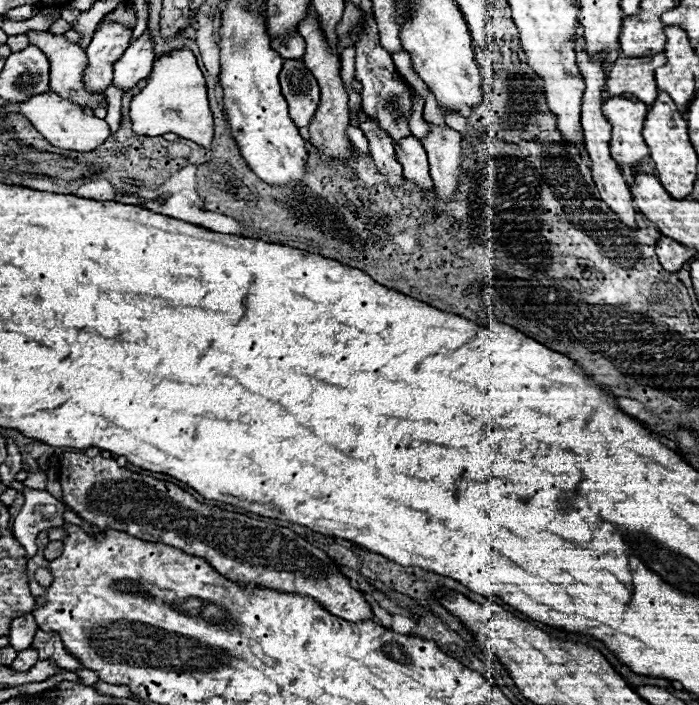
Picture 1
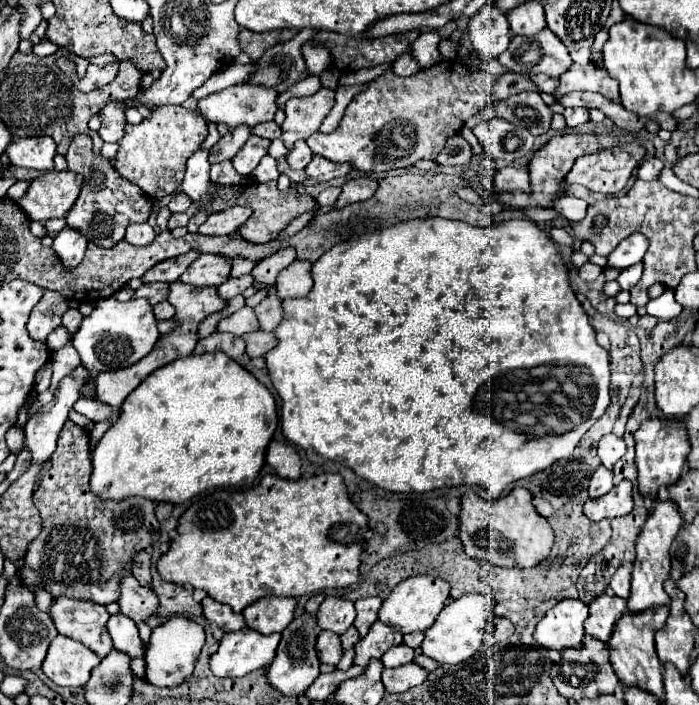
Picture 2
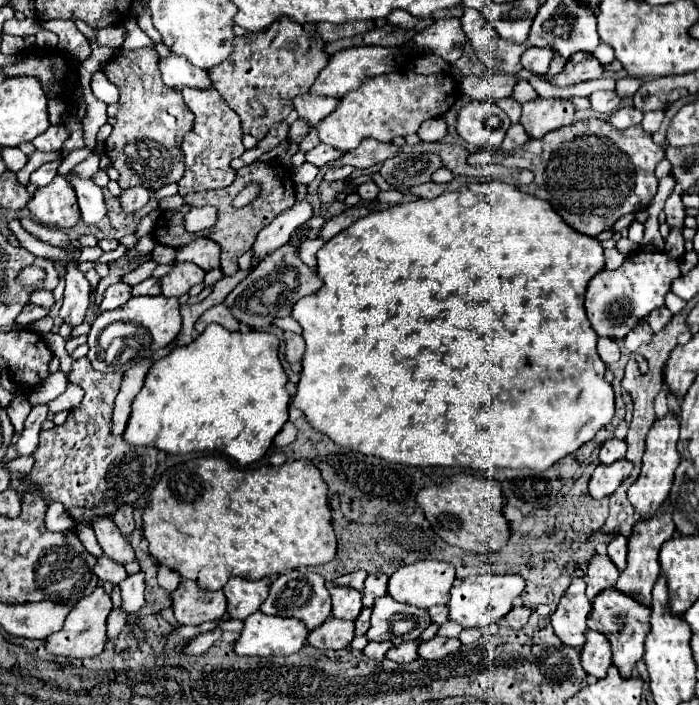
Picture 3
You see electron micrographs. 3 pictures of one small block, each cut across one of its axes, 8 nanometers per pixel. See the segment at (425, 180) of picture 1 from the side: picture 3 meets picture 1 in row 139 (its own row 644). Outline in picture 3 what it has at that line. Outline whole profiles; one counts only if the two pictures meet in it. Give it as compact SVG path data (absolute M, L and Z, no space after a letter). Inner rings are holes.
M404 642L400 646L392 646L388 652L386 652L386 658L392 660L392 662L412 662L416 660L416 650L418 650L418 642Z

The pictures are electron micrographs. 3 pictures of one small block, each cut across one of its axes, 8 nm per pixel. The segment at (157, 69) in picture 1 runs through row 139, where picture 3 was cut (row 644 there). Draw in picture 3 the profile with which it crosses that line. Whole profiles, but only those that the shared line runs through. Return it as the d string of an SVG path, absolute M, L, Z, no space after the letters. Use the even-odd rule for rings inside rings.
M214 628L214 630L210 630L210 632L204 632L204 634L200 634L200 636L194 636L194 638L188 640L186 646L182 646L180 652L182 652L182 654L188 654L188 656L200 656L200 654L204 654L220 636L222 636L222 632L220 632L218 628Z

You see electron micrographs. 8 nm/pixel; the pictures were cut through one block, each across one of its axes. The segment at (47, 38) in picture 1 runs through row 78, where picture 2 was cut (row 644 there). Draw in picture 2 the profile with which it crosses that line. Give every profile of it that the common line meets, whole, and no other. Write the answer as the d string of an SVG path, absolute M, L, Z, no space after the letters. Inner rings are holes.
M56 636L42 662L42 672L58 686L84 686L98 662L98 654L90 648L72 638Z

